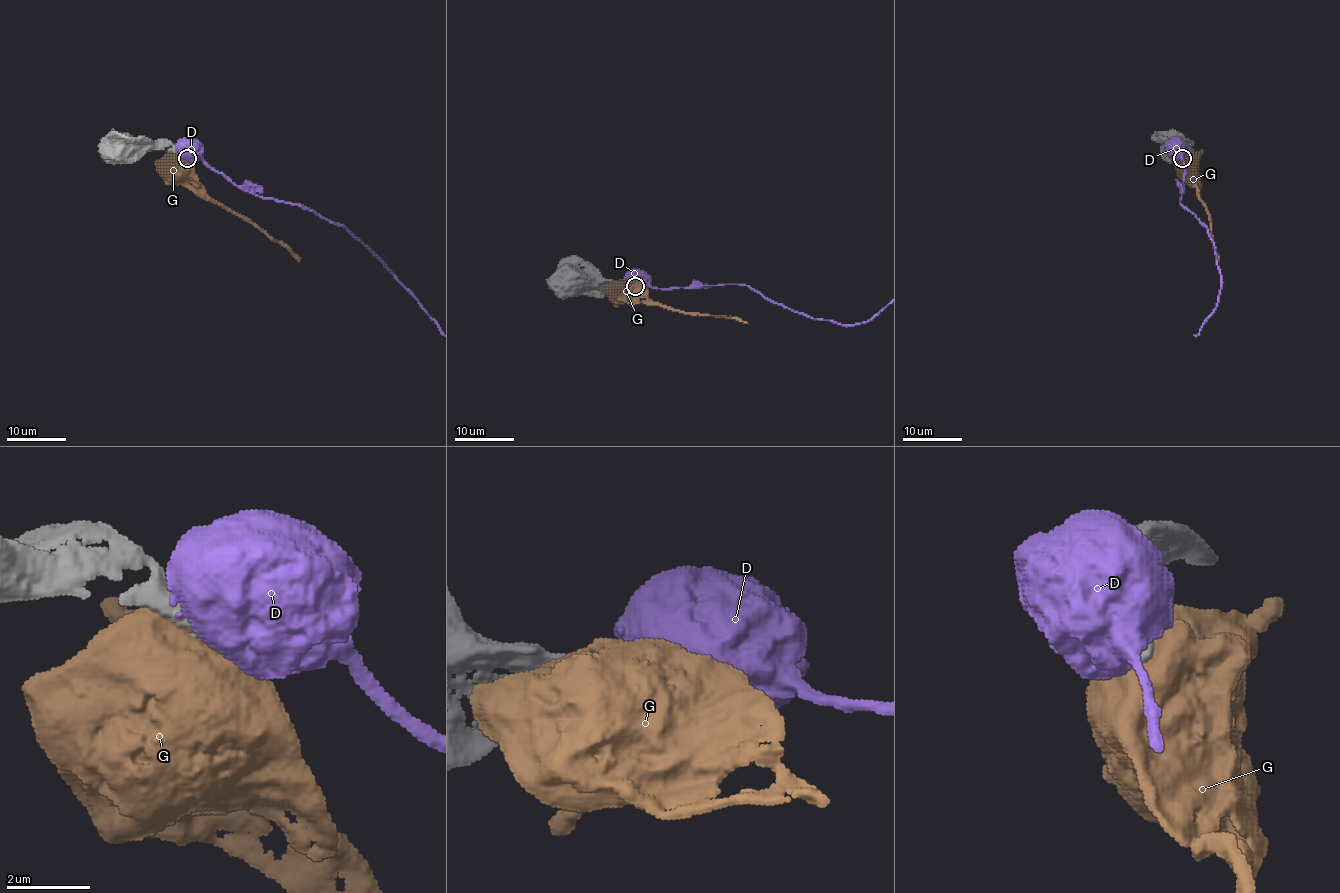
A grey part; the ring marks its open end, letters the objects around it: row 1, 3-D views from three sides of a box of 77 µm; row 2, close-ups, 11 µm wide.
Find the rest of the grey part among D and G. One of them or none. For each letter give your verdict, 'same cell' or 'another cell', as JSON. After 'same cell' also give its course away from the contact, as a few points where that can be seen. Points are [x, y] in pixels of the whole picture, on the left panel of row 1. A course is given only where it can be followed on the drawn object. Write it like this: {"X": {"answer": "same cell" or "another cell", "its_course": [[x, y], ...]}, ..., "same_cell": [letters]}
{"D": {"answer": "another cell"}, "G": {"answer": "another cell"}, "same_cell": []}

